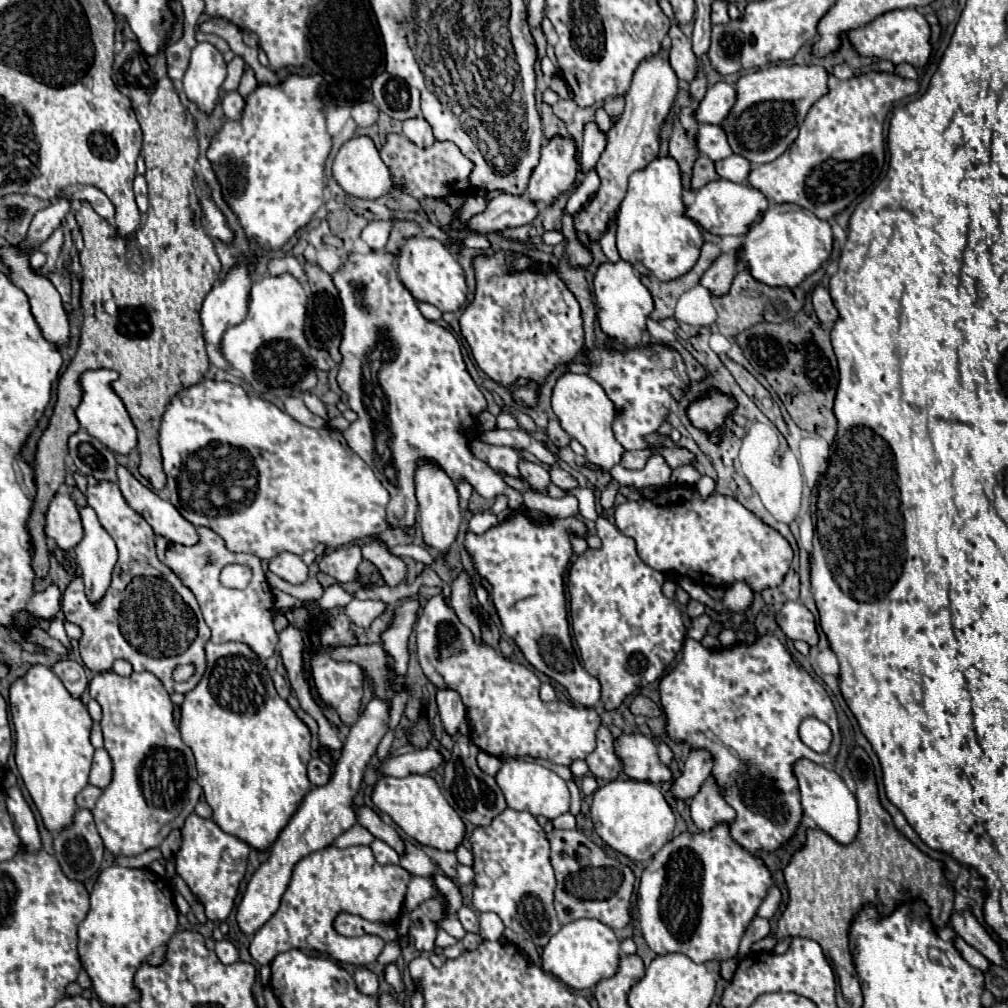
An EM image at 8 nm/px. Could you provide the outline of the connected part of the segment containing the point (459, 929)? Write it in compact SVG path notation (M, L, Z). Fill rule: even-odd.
M453 916L453 918L443 918L443 920L439 920L439 928L443 928L447 934L451 934L455 940L461 940L467 932L465 932L465 928L461 926L461 922Z

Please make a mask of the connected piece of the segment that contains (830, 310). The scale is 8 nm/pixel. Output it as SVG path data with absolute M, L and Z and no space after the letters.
M815 286L813 290L813 308L821 322L835 322L837 320L837 308L833 306L833 300L829 296L829 290L823 286Z

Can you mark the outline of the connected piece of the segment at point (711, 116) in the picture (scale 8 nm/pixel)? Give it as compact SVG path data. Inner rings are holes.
M715 82L699 100L693 116L699 124L721 124L735 104L735 88L727 82Z

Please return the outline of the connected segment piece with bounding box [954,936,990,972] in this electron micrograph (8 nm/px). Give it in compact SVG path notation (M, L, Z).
M954 937L954 945L961 956L973 967L985 972L990 966L990 962L977 950L969 946L961 937Z

